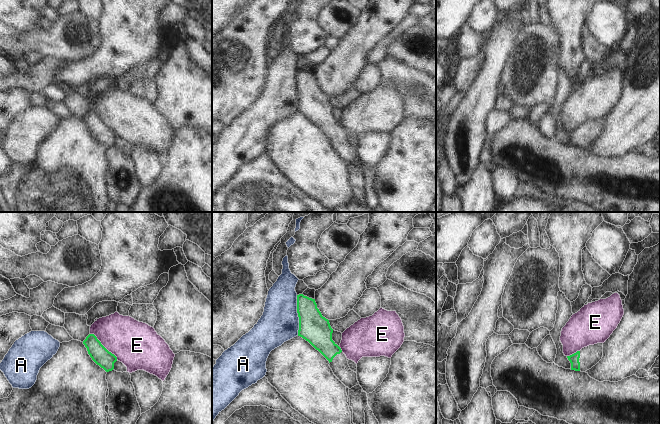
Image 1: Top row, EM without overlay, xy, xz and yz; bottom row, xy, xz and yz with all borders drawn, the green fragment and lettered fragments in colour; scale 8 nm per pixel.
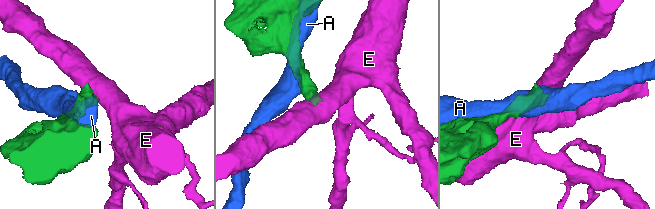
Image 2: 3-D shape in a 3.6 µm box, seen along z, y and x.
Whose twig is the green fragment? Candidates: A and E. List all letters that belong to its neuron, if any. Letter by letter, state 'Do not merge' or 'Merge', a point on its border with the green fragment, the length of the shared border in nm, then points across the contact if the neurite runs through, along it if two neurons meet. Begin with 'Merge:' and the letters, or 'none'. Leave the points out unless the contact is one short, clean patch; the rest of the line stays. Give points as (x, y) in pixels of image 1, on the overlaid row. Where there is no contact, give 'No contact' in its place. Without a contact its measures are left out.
Merge: none
A: Do not merge. Touches green at xz (298, 315). Shared border 320 nm
E: Do not merge. Touches green at xy (103, 346). Shared border 300 nm. Boundary: xy (90, 333), (117, 359)

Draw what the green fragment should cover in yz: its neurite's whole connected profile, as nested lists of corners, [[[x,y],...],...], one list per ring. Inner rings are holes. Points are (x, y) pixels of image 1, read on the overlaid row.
[[[597,343],[582,348],[580,351],[567,356],[571,370],[585,372],[595,366],[603,357],[603,343]]]

